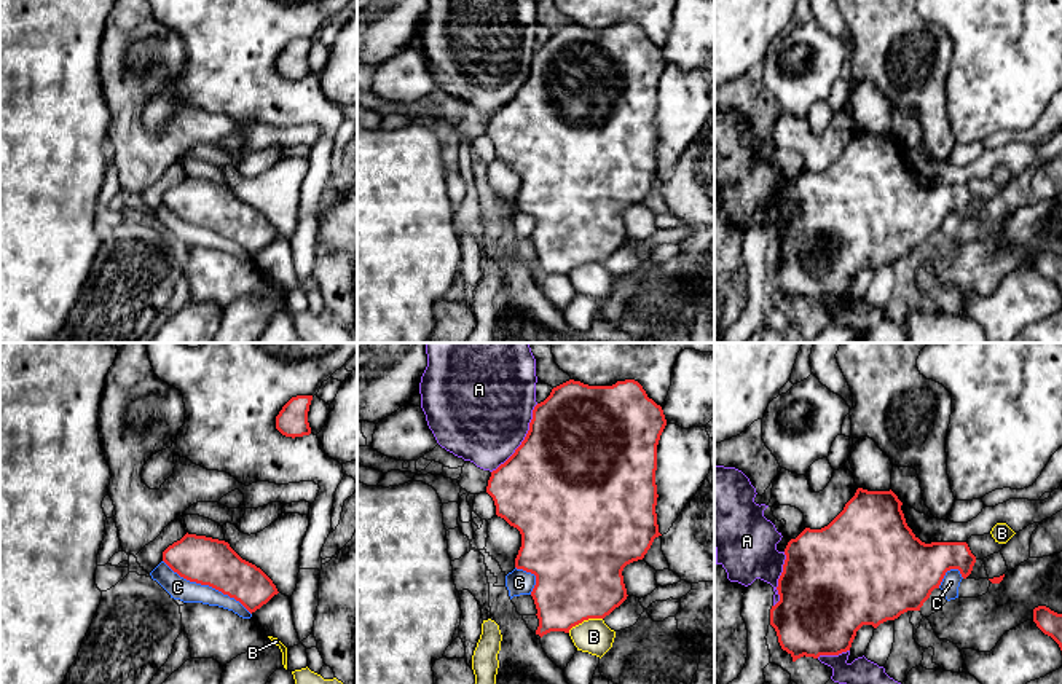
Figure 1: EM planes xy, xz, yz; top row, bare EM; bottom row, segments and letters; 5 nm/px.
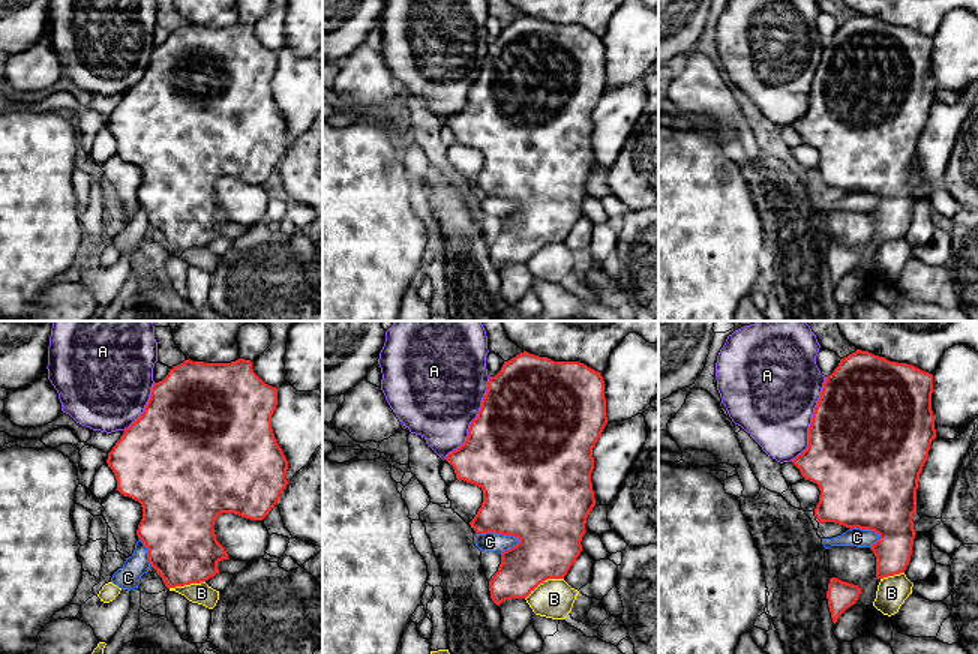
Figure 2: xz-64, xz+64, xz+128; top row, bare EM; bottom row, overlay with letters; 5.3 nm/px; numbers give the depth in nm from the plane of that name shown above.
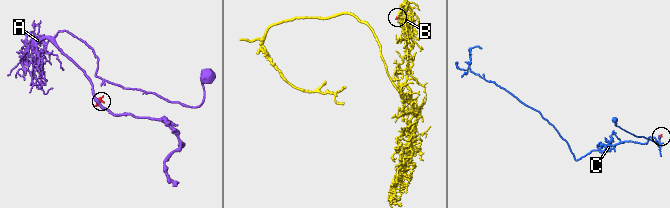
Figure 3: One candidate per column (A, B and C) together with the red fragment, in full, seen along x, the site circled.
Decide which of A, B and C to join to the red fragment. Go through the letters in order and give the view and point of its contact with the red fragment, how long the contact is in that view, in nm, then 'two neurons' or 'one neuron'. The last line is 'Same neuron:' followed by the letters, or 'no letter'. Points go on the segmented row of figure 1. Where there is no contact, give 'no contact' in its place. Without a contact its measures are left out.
A: meets red in xz at (525, 439); contact 420 nm long; two neurons
B: meets red in xz at (584, 619); contact 190 nm long; two neurons
C: meets red in xy at (208, 584); contact 550 nm long; two neurons
Same neuron: no letter

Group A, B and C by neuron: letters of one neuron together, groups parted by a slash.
A / B / C

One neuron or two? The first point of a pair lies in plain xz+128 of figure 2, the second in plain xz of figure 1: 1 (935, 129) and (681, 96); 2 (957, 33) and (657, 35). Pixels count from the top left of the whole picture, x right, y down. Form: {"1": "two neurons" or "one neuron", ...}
{"1": "one neuron", "2": "two neurons"}

